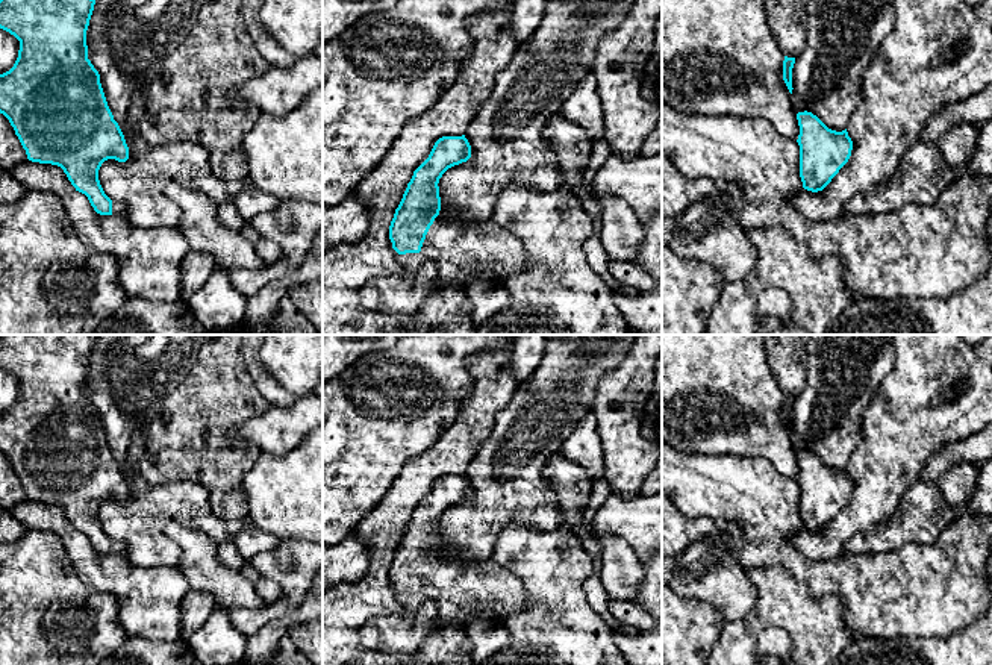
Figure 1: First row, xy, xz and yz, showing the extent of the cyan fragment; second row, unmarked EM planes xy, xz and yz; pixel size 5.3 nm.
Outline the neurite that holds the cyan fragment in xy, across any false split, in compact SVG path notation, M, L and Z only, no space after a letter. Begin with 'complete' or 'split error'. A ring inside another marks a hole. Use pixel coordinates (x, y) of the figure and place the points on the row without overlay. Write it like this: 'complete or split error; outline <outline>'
split error; outline M3 335L0 338L0 368L20 380L14 406L0 414L0 453L15 470L27 498L58 504L64 509L76 530L85 533L100 554L124 554L126 545L112 541L98 520L98 509L108 498L126 501L129 486L108 445L100 414L88 398L86 370L95 338L89 335Z

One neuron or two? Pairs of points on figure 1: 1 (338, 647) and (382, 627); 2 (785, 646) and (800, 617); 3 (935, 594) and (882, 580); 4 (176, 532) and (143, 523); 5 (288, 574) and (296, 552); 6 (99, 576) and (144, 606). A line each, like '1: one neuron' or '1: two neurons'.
1: two neurons
2: two neurons
3: one neuron
4: two neurons
5: one neuron
6: one neuron

